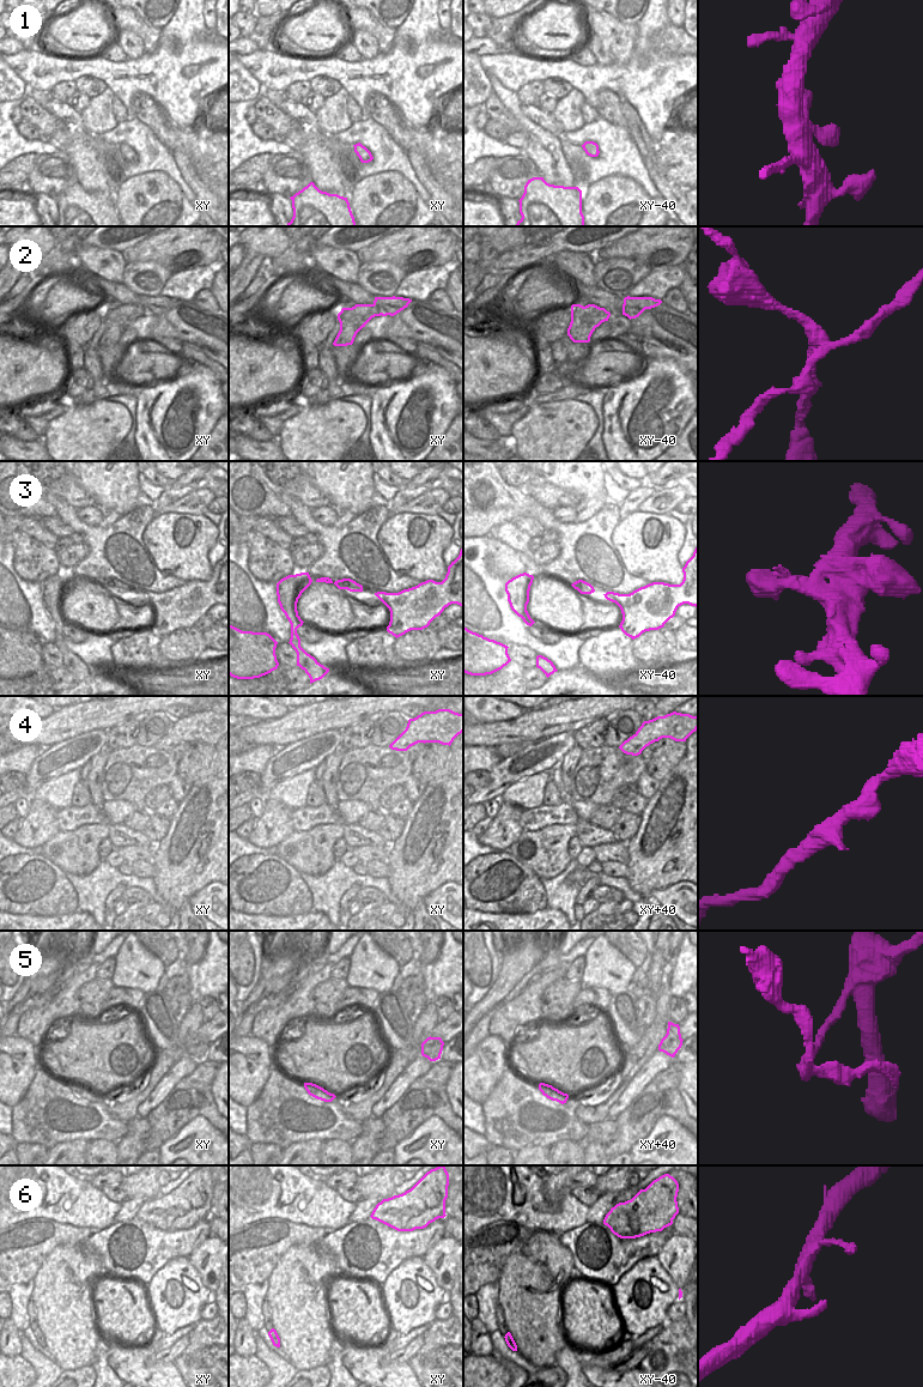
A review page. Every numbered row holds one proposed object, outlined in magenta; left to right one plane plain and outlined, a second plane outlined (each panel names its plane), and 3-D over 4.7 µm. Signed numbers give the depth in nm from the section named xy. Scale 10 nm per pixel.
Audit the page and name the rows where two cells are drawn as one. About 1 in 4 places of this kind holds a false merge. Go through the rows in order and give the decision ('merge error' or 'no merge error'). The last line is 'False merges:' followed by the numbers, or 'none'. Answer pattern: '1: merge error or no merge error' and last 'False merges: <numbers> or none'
1: no merge error
2: merge error
3: no merge error
4: no merge error
5: no merge error
6: no merge error
False merges: 2

